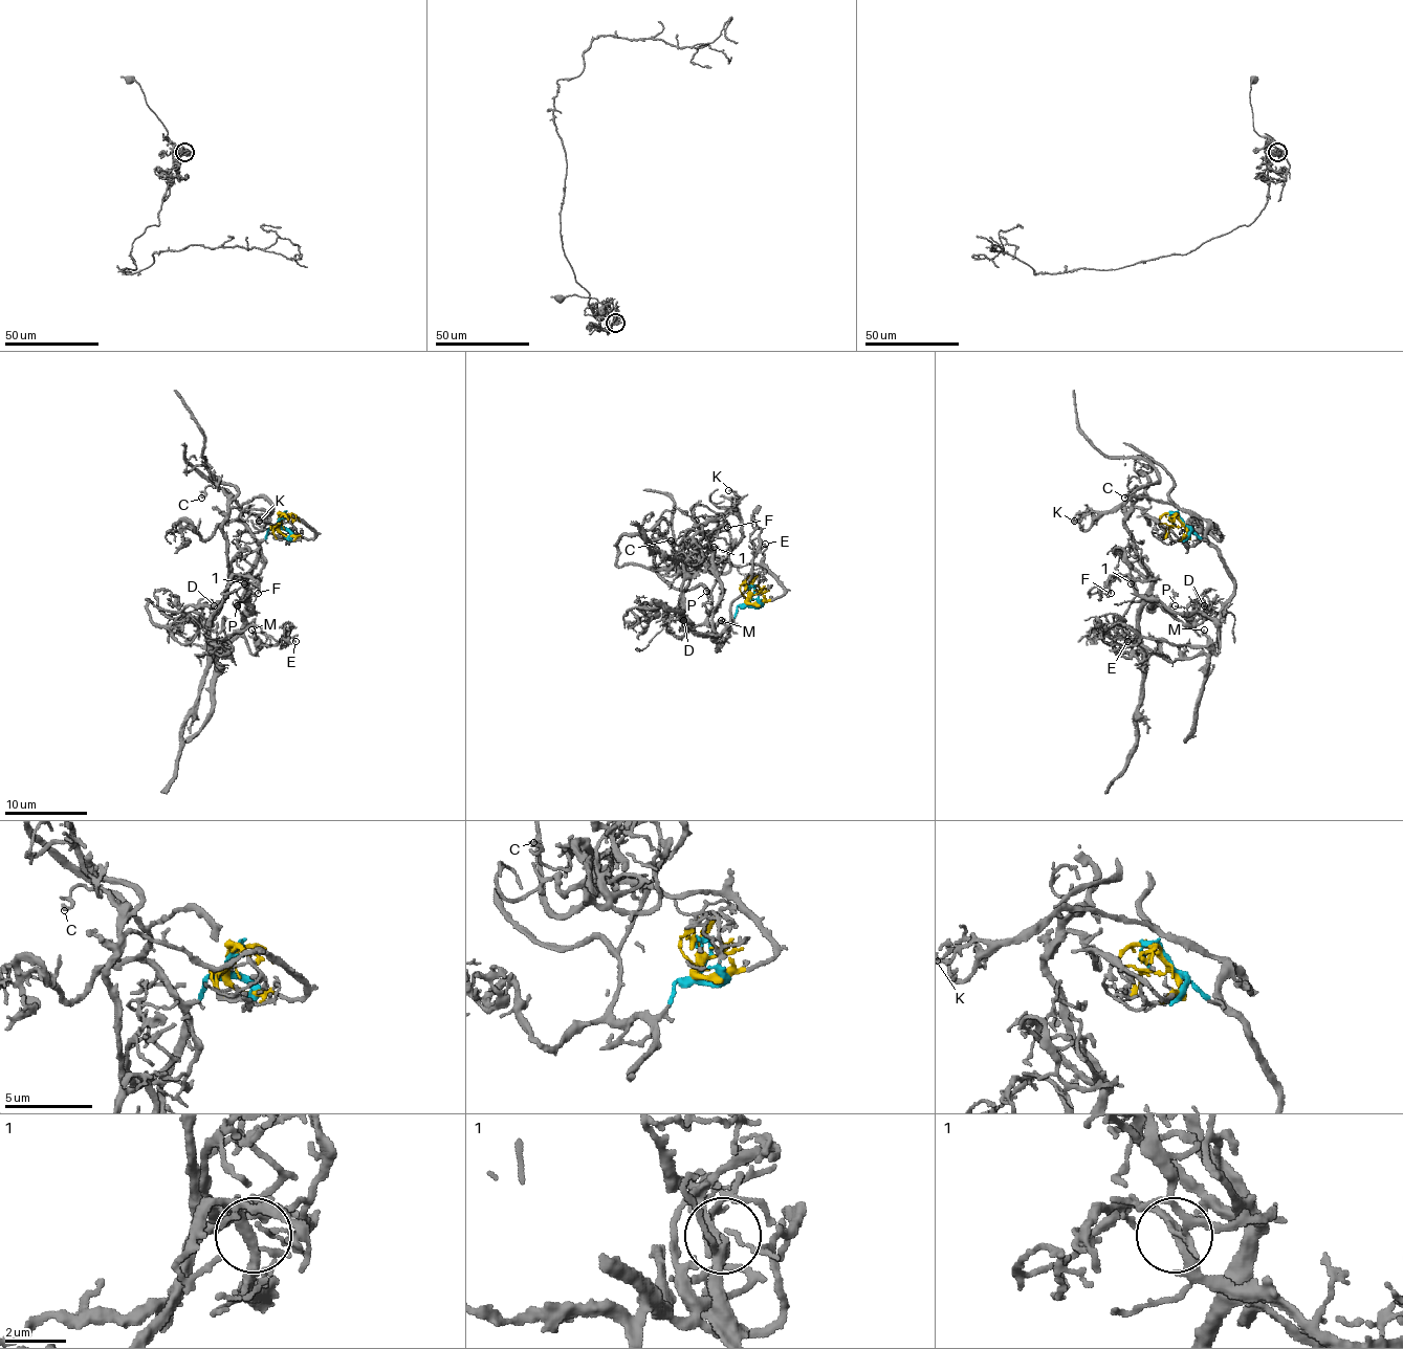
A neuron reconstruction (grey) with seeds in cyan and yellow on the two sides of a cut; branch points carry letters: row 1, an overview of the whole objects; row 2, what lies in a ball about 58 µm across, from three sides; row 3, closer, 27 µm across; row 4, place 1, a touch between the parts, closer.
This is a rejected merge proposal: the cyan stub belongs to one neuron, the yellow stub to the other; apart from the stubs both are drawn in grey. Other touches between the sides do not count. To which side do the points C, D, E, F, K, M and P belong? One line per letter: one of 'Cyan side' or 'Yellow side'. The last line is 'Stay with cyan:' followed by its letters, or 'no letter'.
C: Yellow side
D: Yellow side
E: Cyan side
F: Cyan side
K: Cyan side
M: Cyan side
P: Cyan side
Stay with cyan: E, F, K, M, P

